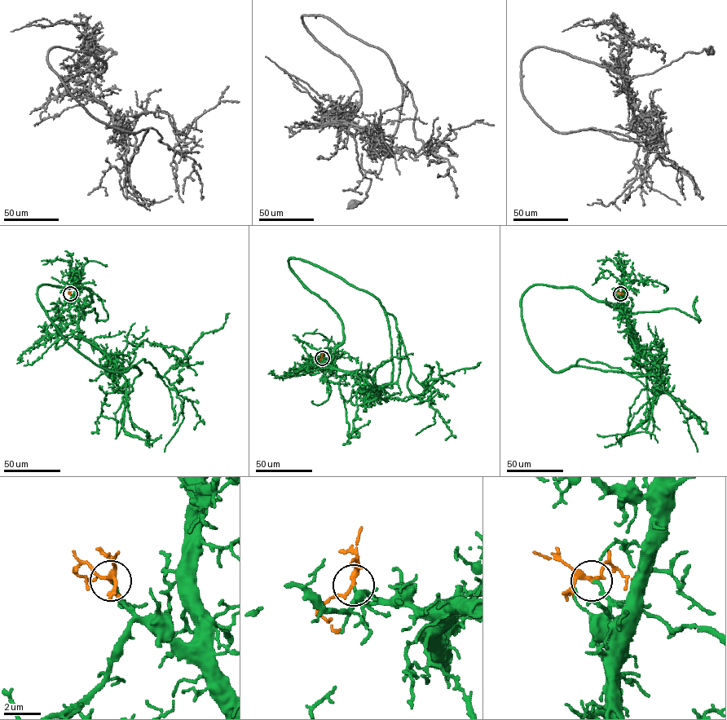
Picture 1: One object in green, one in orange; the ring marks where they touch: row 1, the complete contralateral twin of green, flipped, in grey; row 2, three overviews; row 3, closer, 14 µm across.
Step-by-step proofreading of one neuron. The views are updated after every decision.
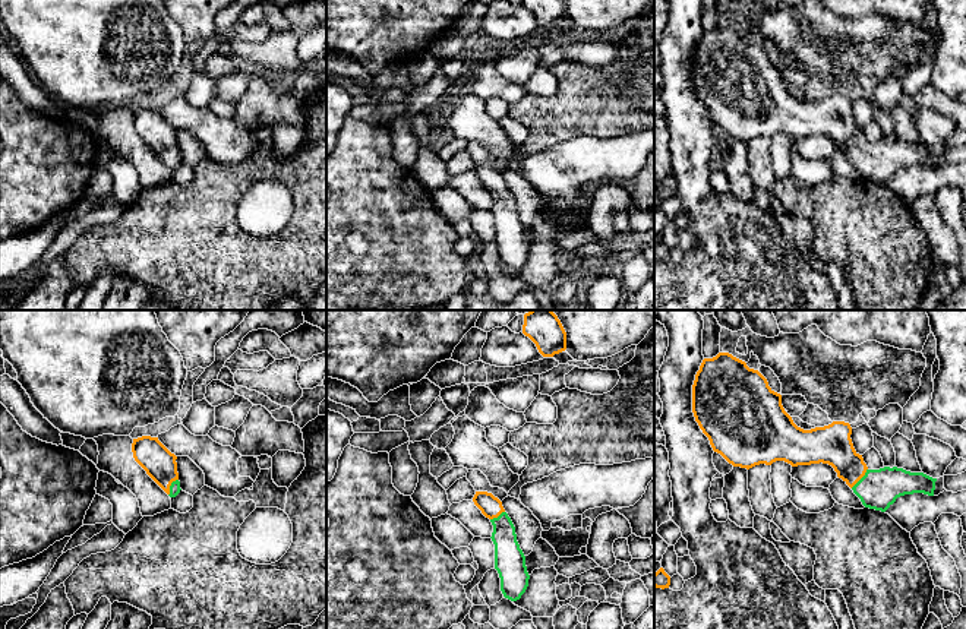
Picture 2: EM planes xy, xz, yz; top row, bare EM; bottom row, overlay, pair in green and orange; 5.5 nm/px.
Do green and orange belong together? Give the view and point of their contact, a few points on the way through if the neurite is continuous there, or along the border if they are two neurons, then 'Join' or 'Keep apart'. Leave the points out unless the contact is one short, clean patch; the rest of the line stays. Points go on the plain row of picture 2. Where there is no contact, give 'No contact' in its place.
Touches green at yz (861, 151). Path across: yz (878, 161), (861, 151), (832, 116). Join

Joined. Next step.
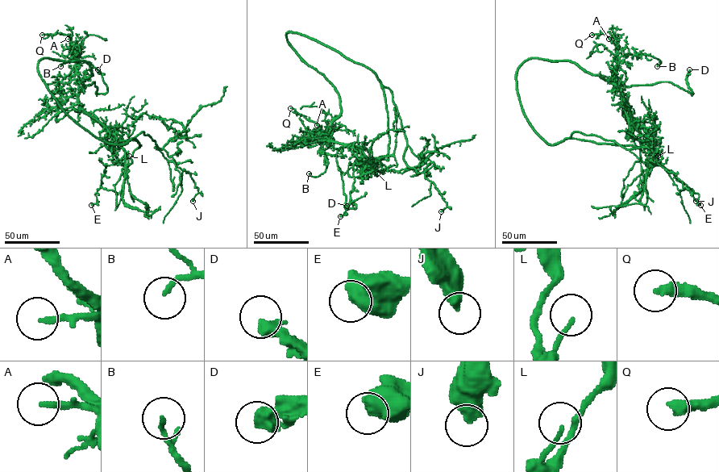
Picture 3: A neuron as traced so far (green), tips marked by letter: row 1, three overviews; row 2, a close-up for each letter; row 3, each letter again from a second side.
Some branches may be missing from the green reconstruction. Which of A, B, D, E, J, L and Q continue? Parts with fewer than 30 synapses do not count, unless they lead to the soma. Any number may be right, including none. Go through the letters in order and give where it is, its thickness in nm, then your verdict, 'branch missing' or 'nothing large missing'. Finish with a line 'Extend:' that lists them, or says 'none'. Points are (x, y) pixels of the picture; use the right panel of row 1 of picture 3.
A: place (608, 39); calibre 200 nm; branch missing
B: place (657, 66); calibre 150 nm; nothing large missing
D: place (689, 69); calibre 480 nm; branch missing
E: place (700, 205); calibre 750 nm; nothing large missing
J: place (696, 201); calibre 480 nm; nothing large missing
L: place (658, 156); calibre 110 nm; nothing large missing
Q: place (592, 35); calibre 400 nm; branch missing
Extend: A, D, Q

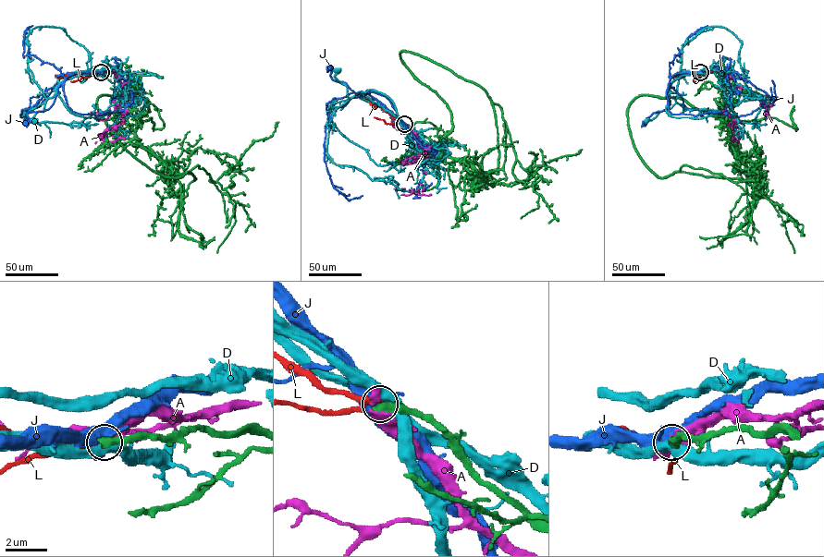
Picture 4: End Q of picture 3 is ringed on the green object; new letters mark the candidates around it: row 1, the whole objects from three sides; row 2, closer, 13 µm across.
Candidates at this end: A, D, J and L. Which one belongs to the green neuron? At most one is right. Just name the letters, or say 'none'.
L

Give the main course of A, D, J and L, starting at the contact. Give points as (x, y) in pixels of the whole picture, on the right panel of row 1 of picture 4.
A: (700, 72), (716, 71), (766, 105), (765, 120), (739, 138), (732, 127), (740, 127)
D: (700, 72), (675, 79), (669, 92), (675, 102), (646, 121)
J: (700, 72), (673, 76), (668, 88), (670, 104), (666, 109), (652, 114), (645, 123)
L: (700, 72), (673, 76)

